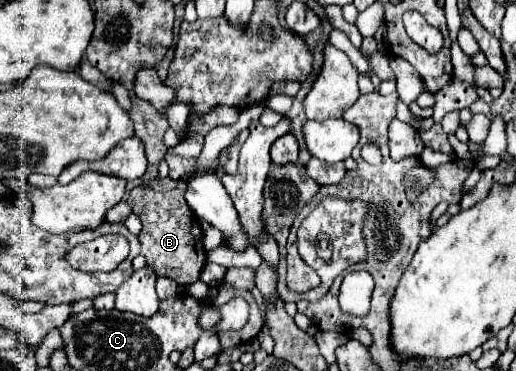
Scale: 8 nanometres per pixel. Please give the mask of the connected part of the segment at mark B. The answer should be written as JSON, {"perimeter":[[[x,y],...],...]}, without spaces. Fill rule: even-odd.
{"perimeter":[[[173,178],[153,180],[153,182],[143,182],[135,186],[127,198],[127,204],[129,206],[133,204],[131,206],[133,214],[137,214],[143,222],[139,242],[141,242],[141,254],[145,256],[147,266],[153,268],[157,276],[167,276],[181,286],[189,286],[199,280],[199,274],[207,258],[203,248],[203,234],[193,234],[193,230],[197,228],[197,220],[193,212],[189,210],[183,194],[185,194],[183,180],[173,180]],[[175,214],[177,214],[177,220],[175,220]],[[179,264],[183,264],[181,278],[179,274],[175,274],[175,270],[179,270]]]}

